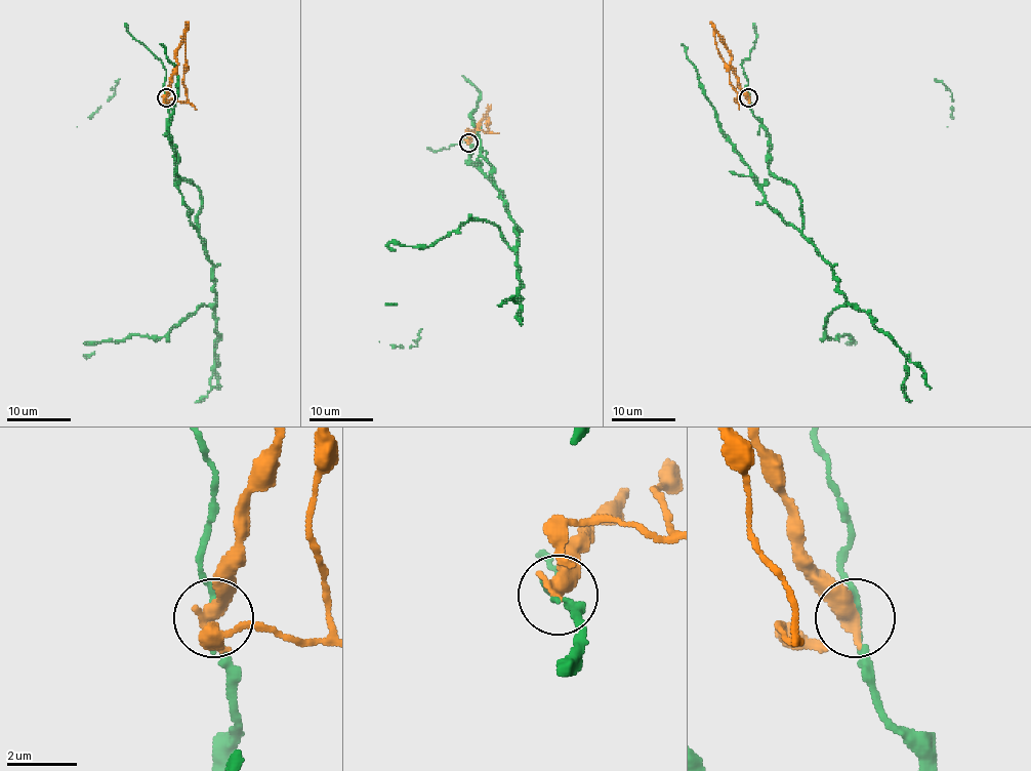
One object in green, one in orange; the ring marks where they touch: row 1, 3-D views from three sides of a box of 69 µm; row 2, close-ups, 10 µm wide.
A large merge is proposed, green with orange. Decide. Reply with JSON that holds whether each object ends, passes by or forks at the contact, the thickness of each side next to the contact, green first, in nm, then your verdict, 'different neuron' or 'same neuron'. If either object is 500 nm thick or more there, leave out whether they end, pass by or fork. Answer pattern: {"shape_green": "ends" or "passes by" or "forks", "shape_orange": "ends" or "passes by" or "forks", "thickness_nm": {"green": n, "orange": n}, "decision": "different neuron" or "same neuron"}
{"shape_green": "passes by", "shape_orange": "passes by", "thickness_nm": {"green": 130, "orange": 360}, "decision": "different neuron"}

